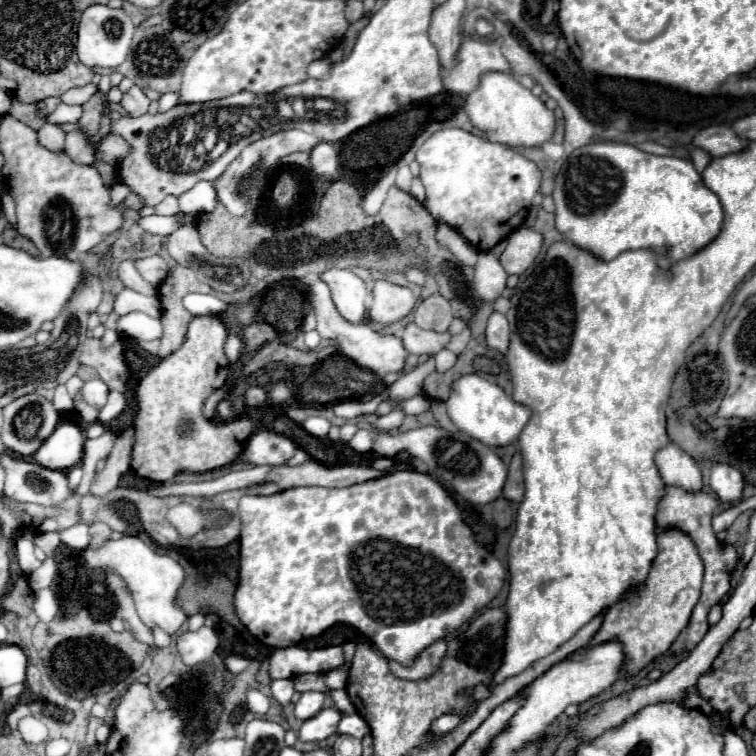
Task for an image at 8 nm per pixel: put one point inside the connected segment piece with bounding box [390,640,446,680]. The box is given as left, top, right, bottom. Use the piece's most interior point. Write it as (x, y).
(428, 662)

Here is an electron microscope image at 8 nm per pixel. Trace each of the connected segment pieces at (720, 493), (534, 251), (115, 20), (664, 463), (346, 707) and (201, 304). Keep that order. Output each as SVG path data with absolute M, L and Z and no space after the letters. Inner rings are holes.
M714 464L712 466L712 476L710 476L710 488L716 494L716 498L722 504L738 504L742 502L744 494L744 478L742 474L726 464Z
M520 226L508 236L508 246L500 256L500 264L508 274L522 274L538 258L544 236L528 226Z
M102 4L86 8L82 12L80 26L78 26L78 42L76 42L78 60L90 68L118 68L130 54L134 30L136 26L132 24L130 16L122 8L114 10Z
M670 442L664 450L656 454L656 466L660 470L662 480L668 486L676 486L686 492L704 490L704 482L702 482L698 464L686 452L682 452L682 448L678 448L676 444Z
M345 688L331 690L330 694L333 699L335 707L340 712L345 713L345 714L353 714L356 712L355 707L352 704Z
M188 294L184 306L188 306L194 316L218 316L230 308L230 304L222 302L214 294Z

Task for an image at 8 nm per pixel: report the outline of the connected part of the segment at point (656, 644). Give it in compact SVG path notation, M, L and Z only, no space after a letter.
M690 538L680 540L680 544L674 546L670 552L658 552L658 558L652 564L646 584L630 590L622 602L614 604L604 614L602 628L594 634L586 648L604 642L620 642L624 648L622 674L624 678L636 676L652 660L666 654L676 636L686 628L690 614L700 598L702 574L702 560Z

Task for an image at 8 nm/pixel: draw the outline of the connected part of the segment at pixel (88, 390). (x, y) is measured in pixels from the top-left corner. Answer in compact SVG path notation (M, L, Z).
M100 378L88 380L88 382L84 384L84 388L82 388L82 398L84 398L90 406L94 406L96 410L100 410L100 408L106 404L106 400L108 400L108 386L106 386Z

